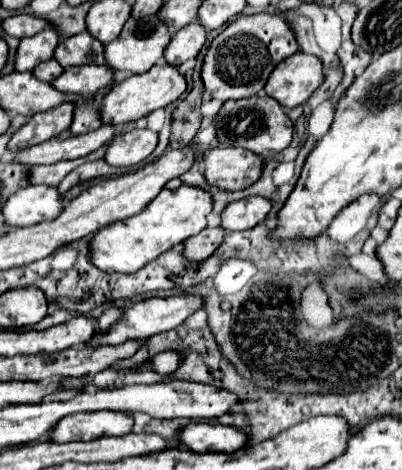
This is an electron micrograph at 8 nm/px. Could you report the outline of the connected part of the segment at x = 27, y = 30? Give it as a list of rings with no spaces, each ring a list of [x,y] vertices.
[[[14,14],[14,16],[6,18],[6,20],[2,20],[2,30],[8,36],[14,36],[14,38],[34,36],[46,26],[48,26],[48,20],[32,16],[32,14]]]

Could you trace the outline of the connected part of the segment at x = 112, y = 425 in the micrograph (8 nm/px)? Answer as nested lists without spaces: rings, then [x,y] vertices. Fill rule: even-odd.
[[[78,412],[74,416],[64,416],[50,434],[56,442],[76,442],[76,440],[96,440],[100,436],[126,436],[132,432],[134,418],[124,412]]]

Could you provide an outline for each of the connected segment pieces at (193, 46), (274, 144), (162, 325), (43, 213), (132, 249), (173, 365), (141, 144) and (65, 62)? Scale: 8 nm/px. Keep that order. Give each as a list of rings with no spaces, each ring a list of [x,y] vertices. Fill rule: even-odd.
[[[192,22],[172,36],[172,44],[168,44],[168,48],[164,50],[164,58],[170,66],[180,66],[186,60],[196,58],[204,42],[206,30],[198,22]]]
[[[262,94],[244,100],[226,100],[216,116],[216,138],[222,146],[242,146],[254,154],[282,152],[292,142],[292,120],[286,116],[282,106]]]
[[[180,294],[180,296],[172,296],[172,298],[144,298],[142,302],[132,304],[124,312],[124,320],[118,320],[116,324],[112,324],[112,328],[108,328],[108,332],[98,332],[84,346],[116,346],[116,344],[122,344],[124,340],[146,340],[154,334],[162,334],[162,332],[168,332],[168,330],[180,326],[190,314],[194,314],[200,308],[202,308],[202,298],[198,298],[198,296]]]
[[[26,186],[12,194],[4,208],[4,222],[12,228],[26,228],[44,220],[52,220],[62,212],[62,200],[52,186]]]
[[[180,186],[178,190],[164,188],[140,214],[112,222],[96,232],[90,246],[90,260],[102,272],[138,272],[142,266],[168,252],[176,244],[184,242],[188,236],[194,236],[206,228],[206,216],[212,212],[212,196],[194,186]]]
[[[162,352],[162,354],[158,354],[156,358],[152,358],[152,362],[150,362],[146,368],[148,368],[148,370],[154,370],[154,372],[158,372],[158,374],[162,374],[162,376],[166,376],[166,374],[176,372],[178,364],[180,364],[178,352]]]
[[[132,130],[116,136],[110,142],[104,160],[110,166],[134,166],[134,164],[140,164],[144,158],[148,158],[156,148],[156,144],[158,144],[156,132]]]
[[[88,32],[70,36],[56,46],[54,58],[62,68],[82,66],[82,64],[102,64],[104,62],[104,46],[98,40],[92,40]]]

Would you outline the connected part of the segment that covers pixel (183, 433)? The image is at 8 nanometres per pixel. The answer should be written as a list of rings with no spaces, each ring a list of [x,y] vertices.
[[[190,422],[178,430],[176,438],[192,452],[236,452],[248,440],[244,432],[214,422]]]

